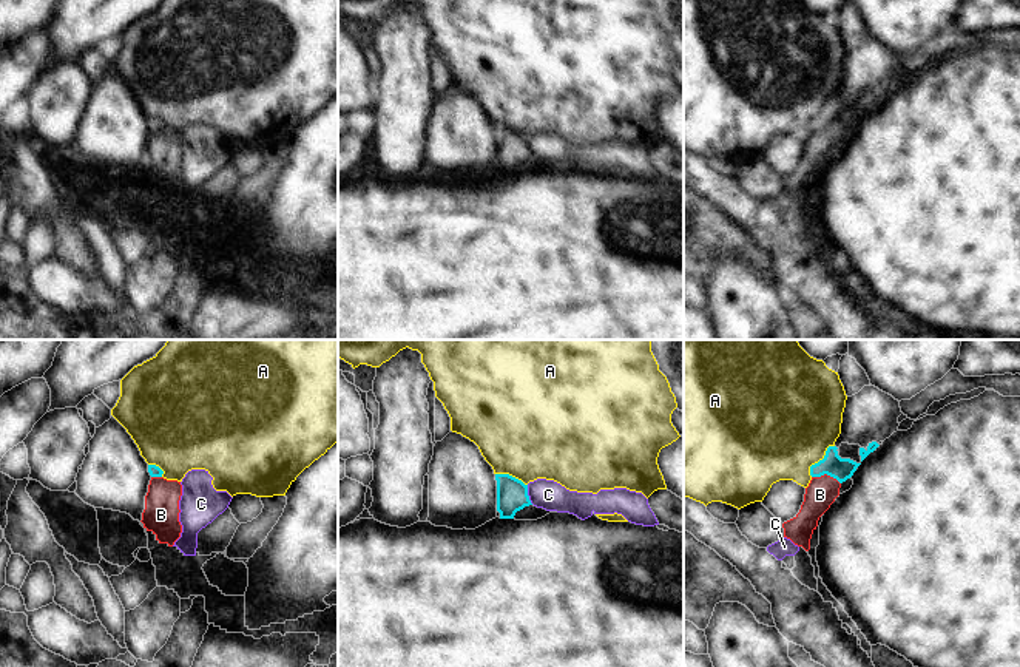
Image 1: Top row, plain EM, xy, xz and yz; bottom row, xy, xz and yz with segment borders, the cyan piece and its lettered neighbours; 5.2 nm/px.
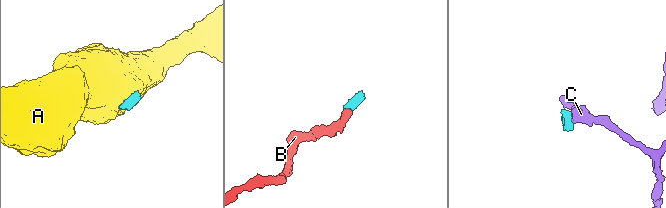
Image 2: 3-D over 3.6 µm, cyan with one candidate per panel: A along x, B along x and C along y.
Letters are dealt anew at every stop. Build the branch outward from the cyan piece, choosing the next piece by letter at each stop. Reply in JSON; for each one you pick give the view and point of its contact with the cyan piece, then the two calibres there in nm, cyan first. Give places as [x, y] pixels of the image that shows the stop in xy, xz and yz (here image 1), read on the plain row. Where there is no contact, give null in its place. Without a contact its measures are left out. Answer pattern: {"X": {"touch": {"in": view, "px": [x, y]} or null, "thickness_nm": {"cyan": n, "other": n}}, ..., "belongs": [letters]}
{"B": {"touch": {"in": "yz", "px": [826, 127]}, "thickness_nm": {"cyan": 120, "other": 160}}, "belongs": ["B"]}

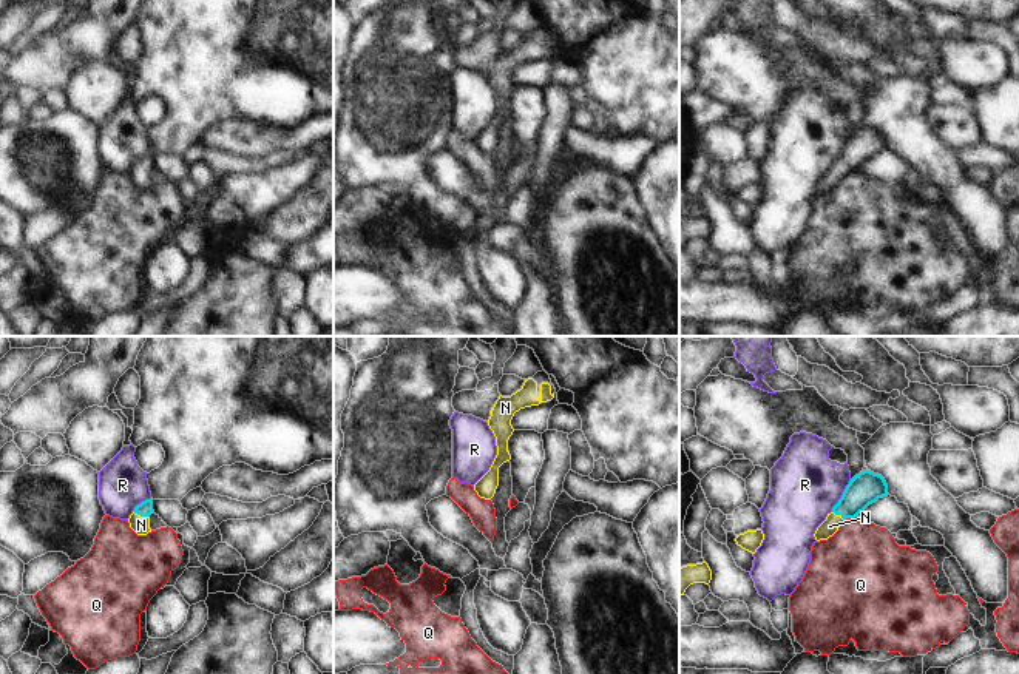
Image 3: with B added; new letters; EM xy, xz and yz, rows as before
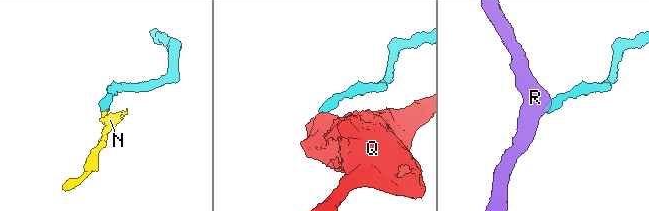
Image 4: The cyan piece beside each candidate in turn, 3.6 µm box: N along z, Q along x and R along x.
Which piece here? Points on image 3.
{"N": {"touch": {"in": "xy", "px": [141, 170]}, "thickness_nm": {"cyan": 80, "other": 100}}, "belongs": ["N"]}

